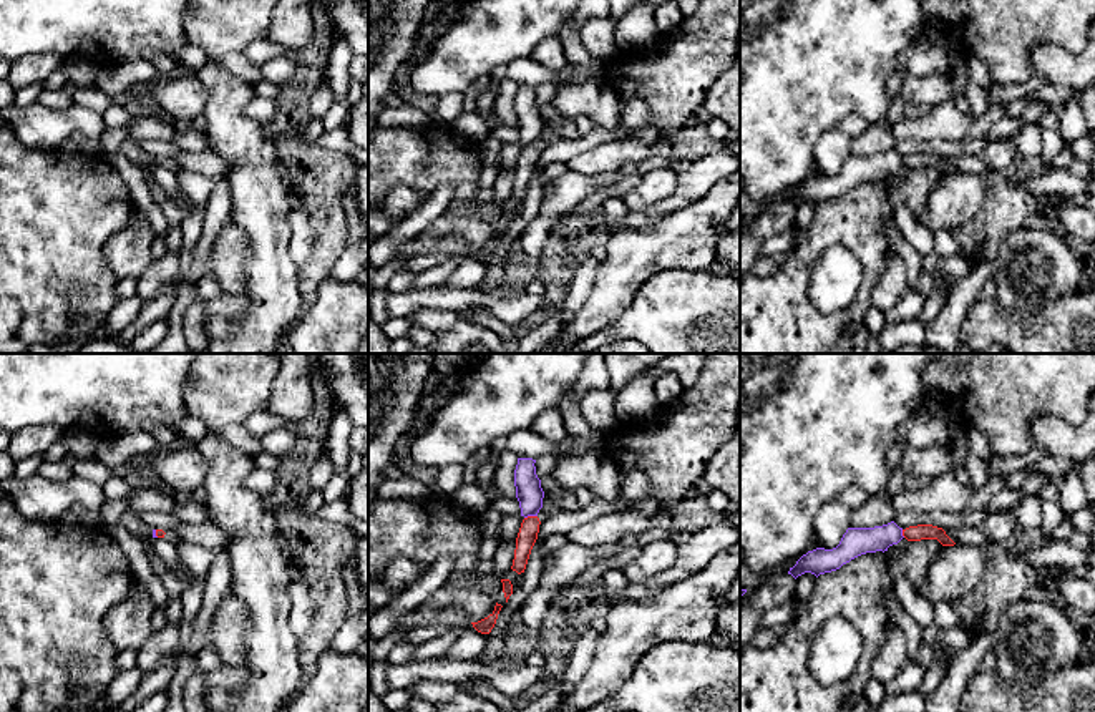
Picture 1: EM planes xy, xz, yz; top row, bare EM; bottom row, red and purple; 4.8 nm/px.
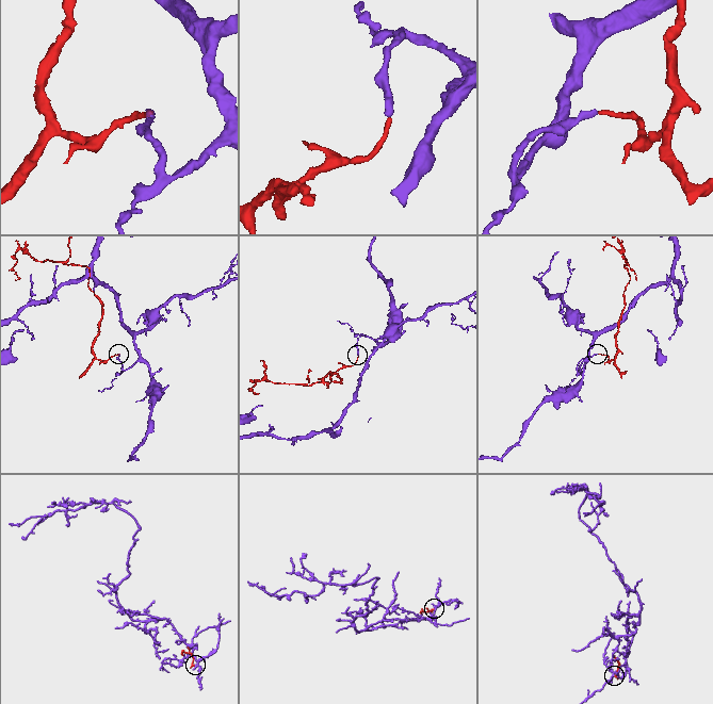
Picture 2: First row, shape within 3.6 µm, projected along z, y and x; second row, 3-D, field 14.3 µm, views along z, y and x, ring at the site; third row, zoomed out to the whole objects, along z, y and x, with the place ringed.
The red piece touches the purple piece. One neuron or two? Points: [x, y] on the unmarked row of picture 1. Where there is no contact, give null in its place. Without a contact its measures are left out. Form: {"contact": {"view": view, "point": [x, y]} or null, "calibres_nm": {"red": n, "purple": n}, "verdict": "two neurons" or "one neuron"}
{"contact": {"view": "xz", "point": [530, 145]}, "calibres_nm": {"red": 100, "purple": 130}, "verdict": "two neurons"}

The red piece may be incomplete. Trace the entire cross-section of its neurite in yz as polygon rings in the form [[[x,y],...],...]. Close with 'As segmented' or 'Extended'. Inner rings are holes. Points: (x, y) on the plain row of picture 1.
[[[917,153],[903,158],[908,169],[937,168],[942,174],[954,174],[956,171],[946,163],[942,156],[932,153]]]. As segmented

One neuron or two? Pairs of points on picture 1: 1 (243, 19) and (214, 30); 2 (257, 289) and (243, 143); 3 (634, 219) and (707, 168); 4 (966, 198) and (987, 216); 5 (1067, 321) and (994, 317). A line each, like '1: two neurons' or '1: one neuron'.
1: one neuron
2: one neuron
3: one neuron
4: two neurons
5: one neuron

